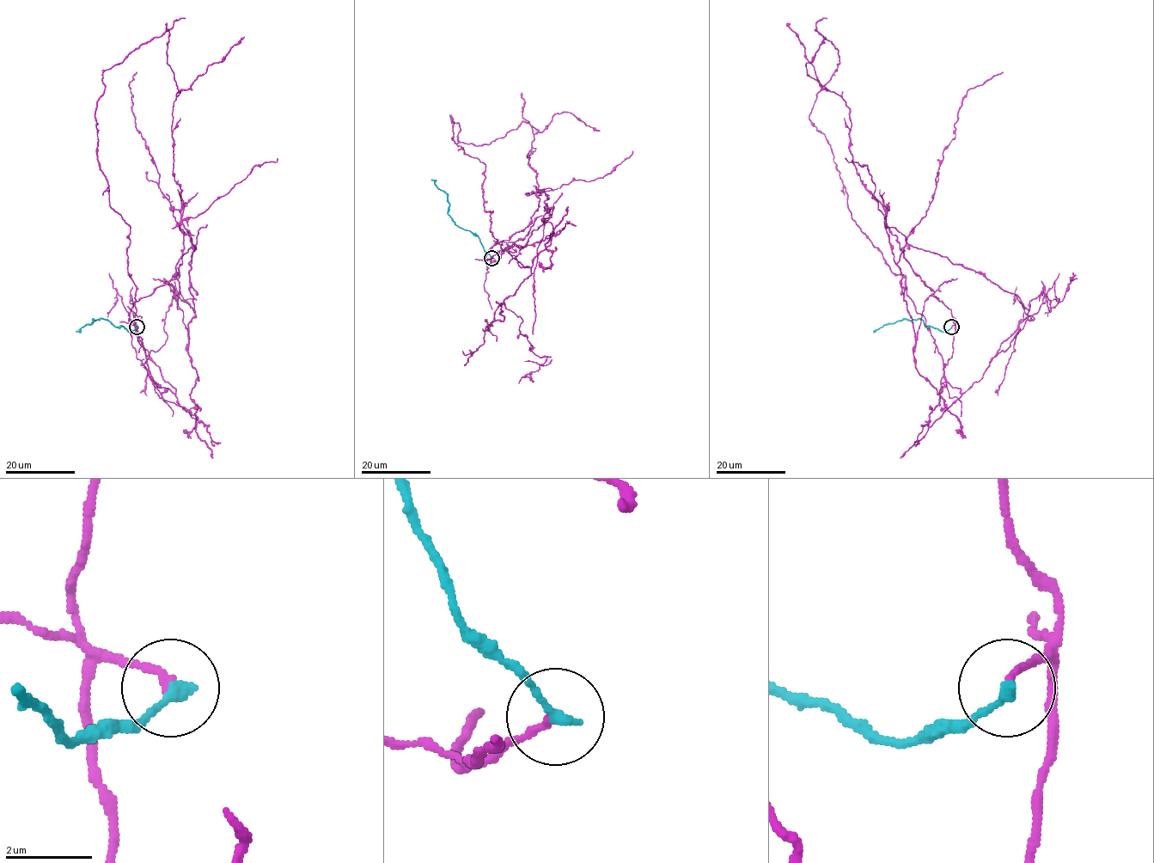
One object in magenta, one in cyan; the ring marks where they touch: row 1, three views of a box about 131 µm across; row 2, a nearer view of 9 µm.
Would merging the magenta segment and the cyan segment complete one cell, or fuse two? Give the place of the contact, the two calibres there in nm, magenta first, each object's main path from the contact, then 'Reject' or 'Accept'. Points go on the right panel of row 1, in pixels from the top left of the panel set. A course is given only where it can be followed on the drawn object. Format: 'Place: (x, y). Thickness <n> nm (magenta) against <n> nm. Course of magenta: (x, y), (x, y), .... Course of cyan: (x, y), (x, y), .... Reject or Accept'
Place: (951, 327). Thickness 180 nm (magenta) against 280 nm. Course of magenta: (951, 327), (943, 369), (903, 276), (851, 217), (831, 144), (809, 119), (839, 63), (815, 28), (827, 18). Course of cyan: (951, 327), (943, 331), (926, 327), (918, 318), (896, 321), (873, 331). Reject

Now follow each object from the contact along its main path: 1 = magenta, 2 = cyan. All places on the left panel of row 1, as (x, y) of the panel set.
1: (137, 327), (131, 345), (147, 369), (131, 227), (110, 205), (100, 168), (97, 101), (106, 70), (185, 18)
2: (137, 327), (129, 331), (123, 326), (116, 327), (100, 318), (92, 319), (91, 323), (76, 331)

